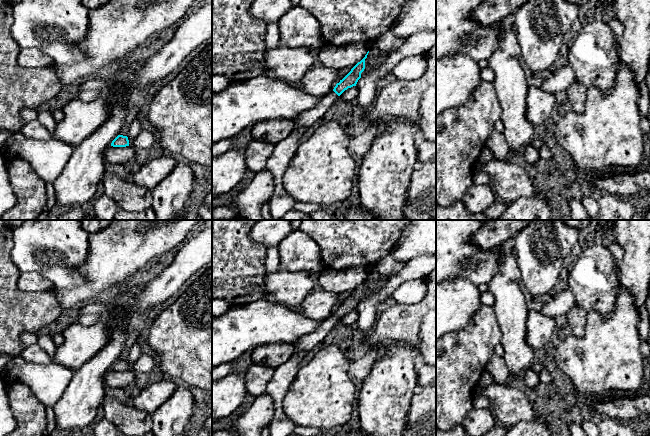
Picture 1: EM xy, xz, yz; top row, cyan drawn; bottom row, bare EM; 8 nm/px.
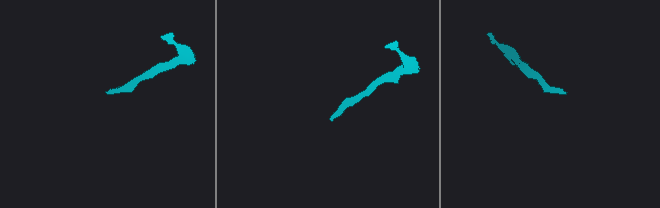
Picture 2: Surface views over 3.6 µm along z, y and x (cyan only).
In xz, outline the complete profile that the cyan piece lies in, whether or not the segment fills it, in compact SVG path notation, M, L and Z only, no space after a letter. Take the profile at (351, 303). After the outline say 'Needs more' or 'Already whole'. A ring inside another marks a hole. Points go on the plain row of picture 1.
M369 275L365 281L358 286L351 295L336 308L333 315L327 318L319 327L313 332L302 336L296 345L294 345L294 352L304 351L308 353L317 344L323 341L326 335L338 324L339 320L348 312L356 310L358 304L361 302L361 297L365 293L365 283L367 282Z. Needs more

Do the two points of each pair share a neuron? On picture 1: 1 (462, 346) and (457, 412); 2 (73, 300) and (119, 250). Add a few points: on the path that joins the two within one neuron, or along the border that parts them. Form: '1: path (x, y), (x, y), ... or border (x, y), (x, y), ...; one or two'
1: path (457, 362), (457, 396); one
2: path (86, 289), (99, 276), (101, 269), (107, 263); one

